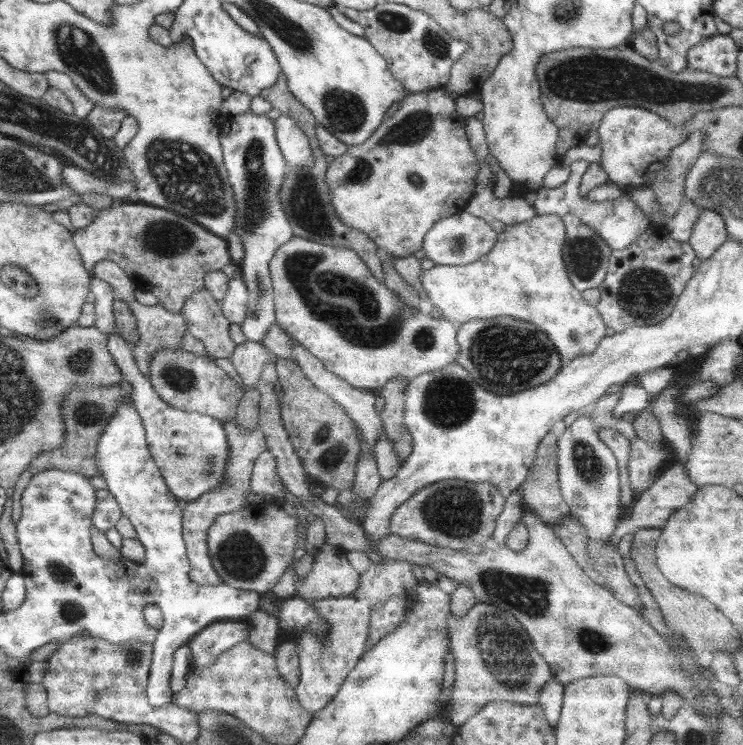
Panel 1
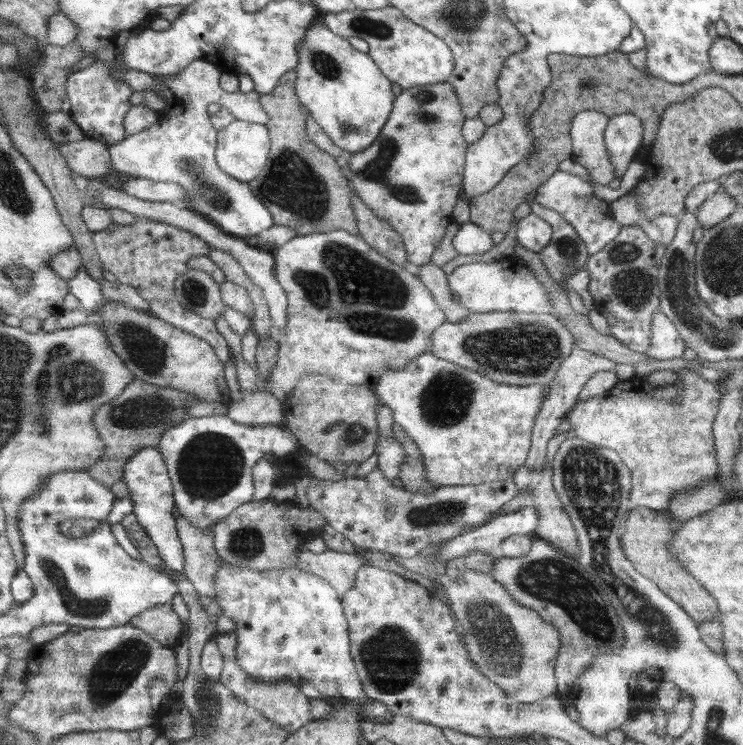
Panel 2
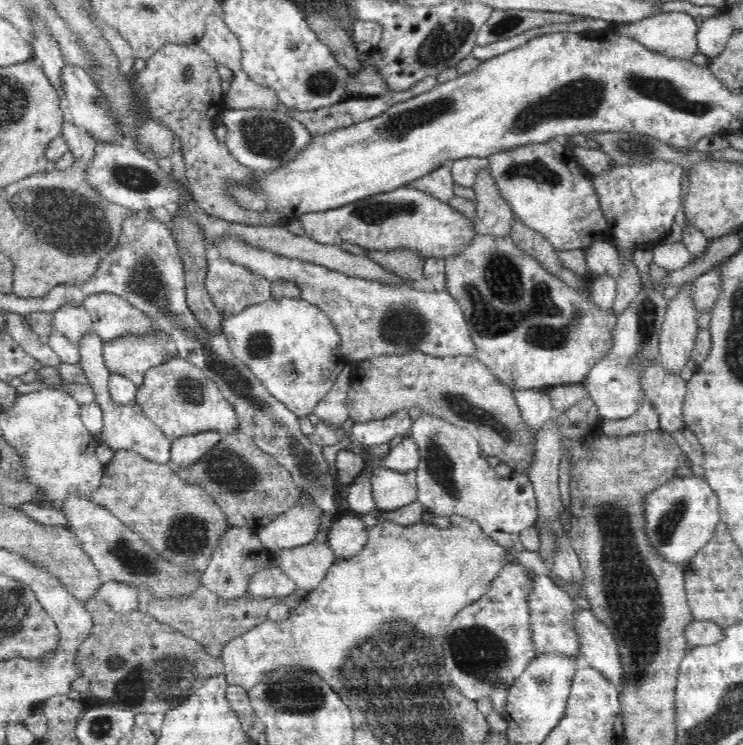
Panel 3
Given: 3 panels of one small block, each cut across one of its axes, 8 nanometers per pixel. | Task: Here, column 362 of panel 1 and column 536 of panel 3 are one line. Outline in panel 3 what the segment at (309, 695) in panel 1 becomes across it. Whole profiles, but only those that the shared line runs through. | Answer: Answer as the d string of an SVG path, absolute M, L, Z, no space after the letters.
M526 570L533 580L529 594L530 607L530 638L534 639L536 656L538 654L564 654L572 656L577 663L582 663L582 650L578 643L578 633L573 623L573 614L579 607L570 599L566 591L562 591L550 576L540 575Z

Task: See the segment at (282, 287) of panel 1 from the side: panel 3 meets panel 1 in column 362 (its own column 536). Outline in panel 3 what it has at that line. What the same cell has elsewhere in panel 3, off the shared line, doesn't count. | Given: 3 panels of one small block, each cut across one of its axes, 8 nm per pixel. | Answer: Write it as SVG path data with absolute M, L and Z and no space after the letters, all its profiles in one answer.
M477 234L471 241L470 247L466 248L464 252L458 252L458 256L450 256L450 258L445 259L445 271L445 291L449 292L454 300L458 302L460 308L462 308L463 314L466 317L466 323L468 323L468 329L470 329L470 335L472 335L476 347L478 347L474 358L480 359L501 383L506 383L506 386L509 386L514 391L520 388L545 389L549 386L555 387L558 385L576 384L577 382L582 383L588 376L590 369L612 348L613 338L611 332L618 318L614 310L611 309L608 313L602 313L598 309L598 305L594 305L589 289L584 290L584 292L578 292L575 288L562 282L557 276L550 274L545 268L542 268L542 265L537 260L534 260L521 248L514 245L514 242L509 238L502 239L494 237L494 235Z

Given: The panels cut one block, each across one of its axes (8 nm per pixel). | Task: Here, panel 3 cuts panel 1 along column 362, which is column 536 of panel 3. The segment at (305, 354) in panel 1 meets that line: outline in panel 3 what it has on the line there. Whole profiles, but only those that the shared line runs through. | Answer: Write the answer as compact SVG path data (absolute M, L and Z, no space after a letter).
M520 388L513 391L513 395L519 406L522 420L525 422L525 429L529 432L532 441L535 441L540 428L556 414L548 392L540 388Z

